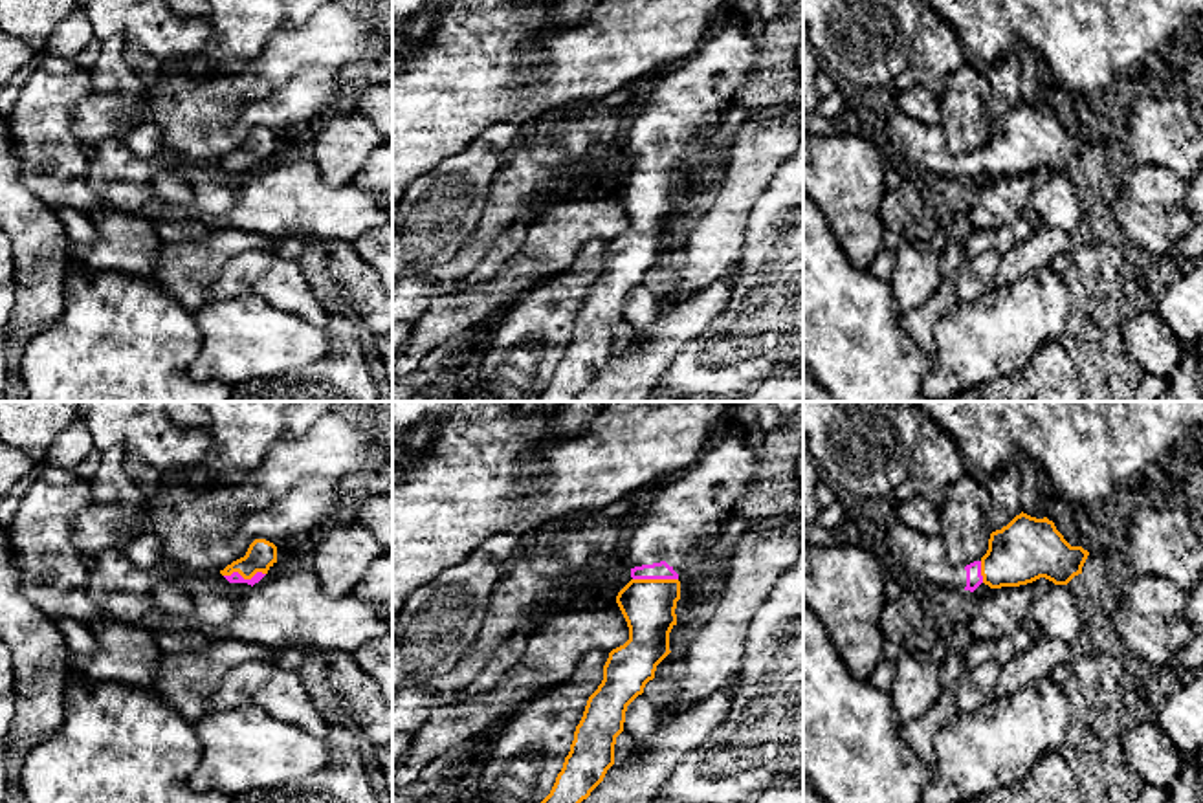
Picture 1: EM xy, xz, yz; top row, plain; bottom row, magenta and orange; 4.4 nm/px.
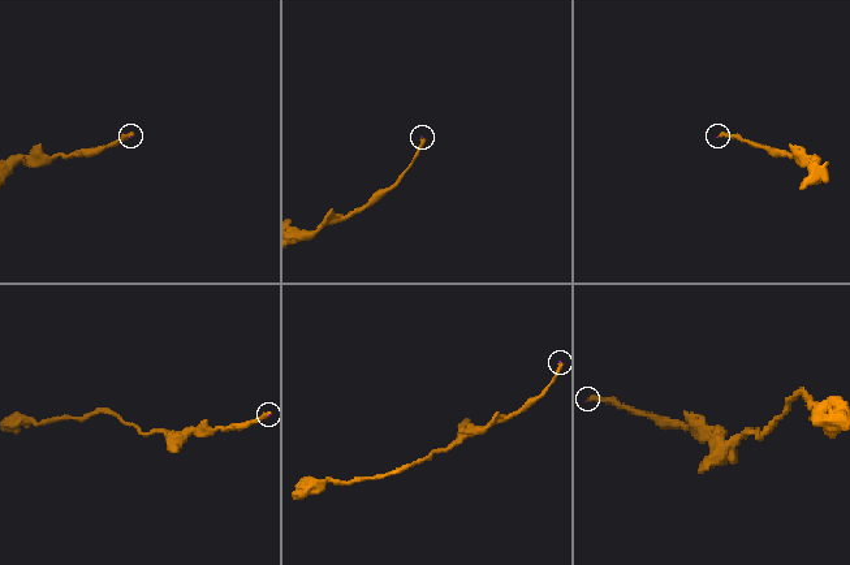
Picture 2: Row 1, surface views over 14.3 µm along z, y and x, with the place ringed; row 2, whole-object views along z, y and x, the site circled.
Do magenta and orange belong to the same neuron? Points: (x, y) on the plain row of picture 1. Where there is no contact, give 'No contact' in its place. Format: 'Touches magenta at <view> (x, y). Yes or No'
Touches magenta at xz (655, 167). Yes

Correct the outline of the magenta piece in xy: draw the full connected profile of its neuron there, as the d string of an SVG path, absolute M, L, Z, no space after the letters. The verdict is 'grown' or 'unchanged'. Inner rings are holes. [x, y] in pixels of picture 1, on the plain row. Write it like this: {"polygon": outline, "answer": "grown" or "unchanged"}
{"polygon": "M255 128L246 145L227 154L220 163L229 172L259 172L277 152L277 136L266 128Z", "answer": "grown"}

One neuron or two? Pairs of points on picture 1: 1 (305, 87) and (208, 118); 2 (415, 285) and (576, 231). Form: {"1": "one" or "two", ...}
{"1": "one", "2": "two"}

